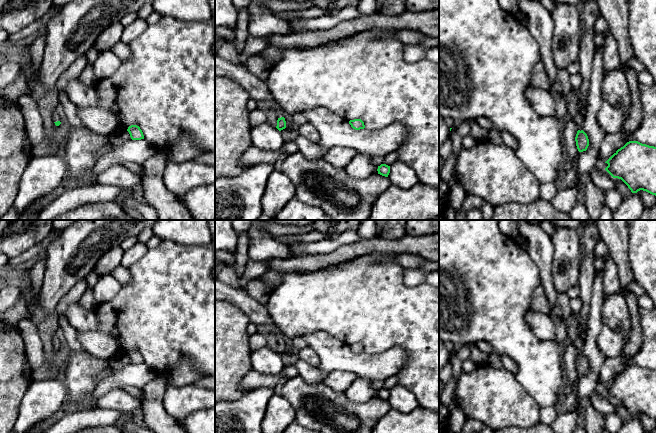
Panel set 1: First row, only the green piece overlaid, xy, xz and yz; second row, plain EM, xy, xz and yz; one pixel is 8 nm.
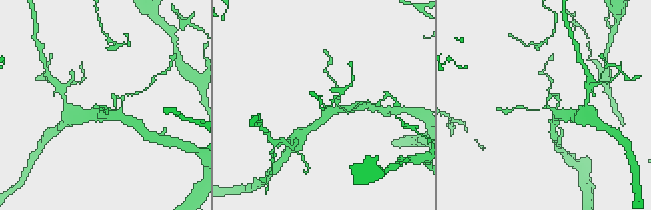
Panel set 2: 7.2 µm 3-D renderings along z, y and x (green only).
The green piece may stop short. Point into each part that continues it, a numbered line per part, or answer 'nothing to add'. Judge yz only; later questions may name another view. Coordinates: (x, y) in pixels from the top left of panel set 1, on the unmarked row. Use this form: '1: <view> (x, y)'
nothing to add

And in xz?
1: xz (258, 314)

